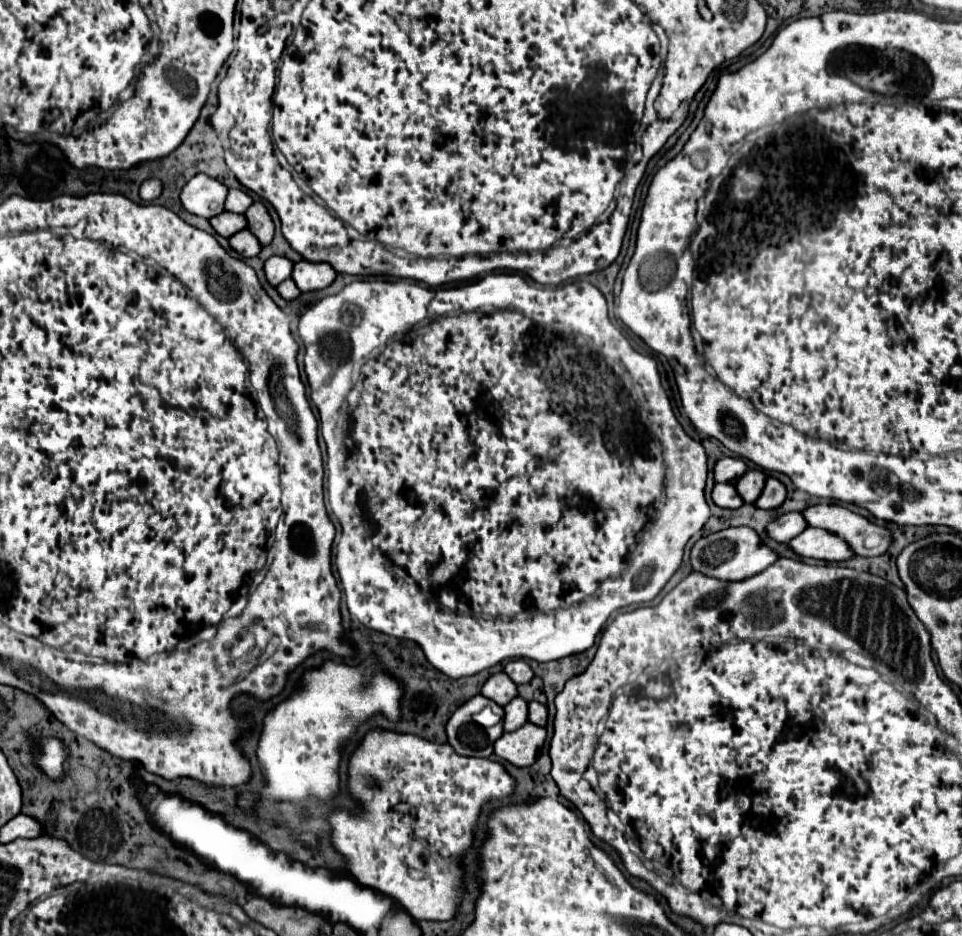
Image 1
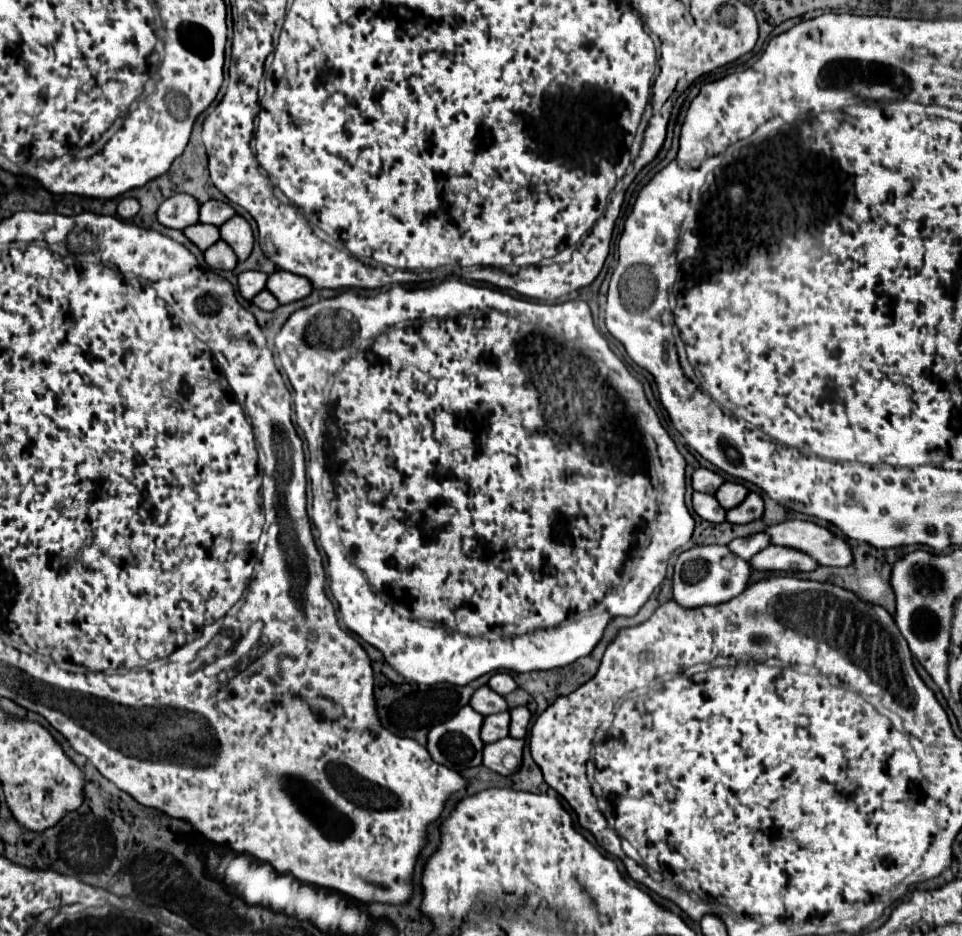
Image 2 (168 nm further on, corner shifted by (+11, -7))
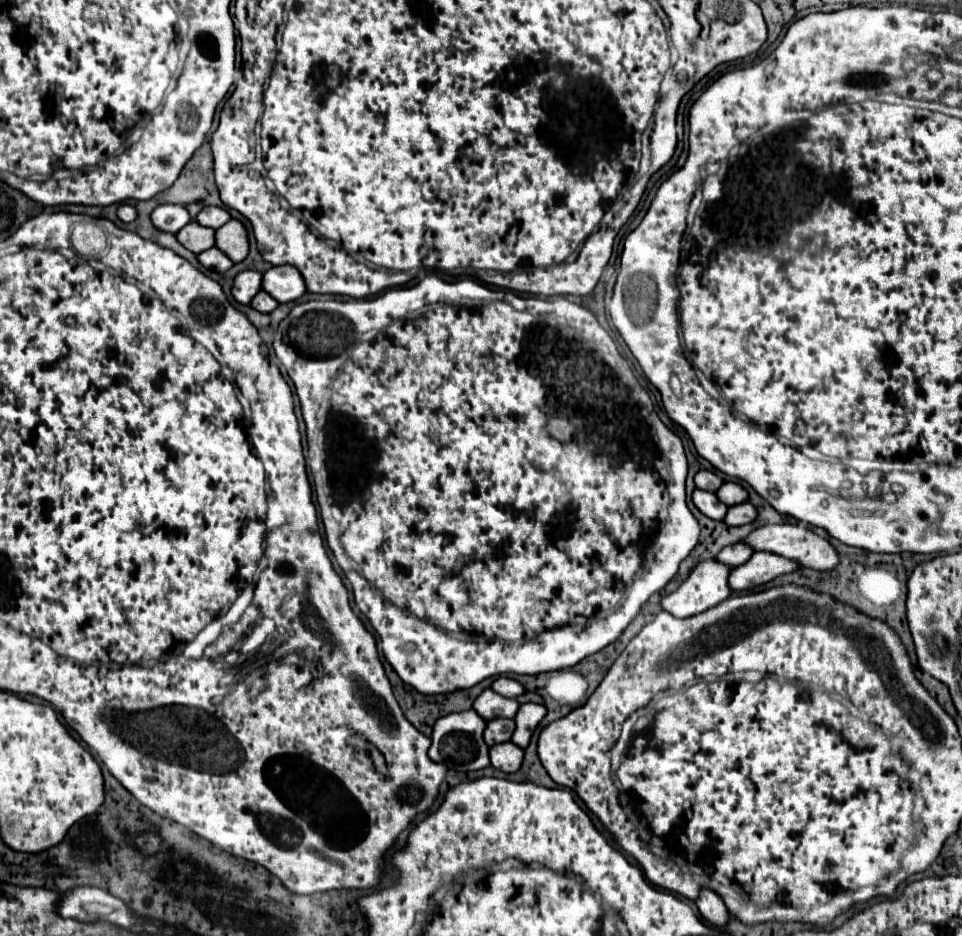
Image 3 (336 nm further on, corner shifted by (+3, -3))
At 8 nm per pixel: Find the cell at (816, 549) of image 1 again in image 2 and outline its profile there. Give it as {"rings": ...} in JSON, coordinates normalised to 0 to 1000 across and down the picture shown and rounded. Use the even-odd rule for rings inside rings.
{"rings":[[[797,583],[795,588],[791,588],[787,594],[783,594],[779,598],[779,605],[789,611],[801,611],[801,609],[843,611],[849,607],[849,603],[847,603],[847,598],[843,598],[843,594],[824,590],[822,585],[808,585],[808,583]]]}

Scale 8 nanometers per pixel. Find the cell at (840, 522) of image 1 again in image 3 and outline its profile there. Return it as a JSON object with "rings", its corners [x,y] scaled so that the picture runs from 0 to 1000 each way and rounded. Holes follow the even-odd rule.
{"rings":[[[801,560],[801,562],[791,562],[787,566],[783,566],[777,575],[777,581],[781,581],[785,588],[797,588],[816,596],[822,596],[826,600],[831,600],[837,607],[845,607],[845,609],[866,609],[872,603],[872,590],[862,581],[860,575],[851,573],[849,568],[845,568],[843,564],[835,562],[835,560]]]}

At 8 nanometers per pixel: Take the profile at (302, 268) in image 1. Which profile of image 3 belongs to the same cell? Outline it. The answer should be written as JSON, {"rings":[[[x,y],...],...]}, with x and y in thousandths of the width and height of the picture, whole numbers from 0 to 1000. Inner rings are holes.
{"rings":[[[286,284],[273,293],[273,310],[278,310],[288,323],[305,323],[313,318],[319,308],[315,295],[305,284]]]}

